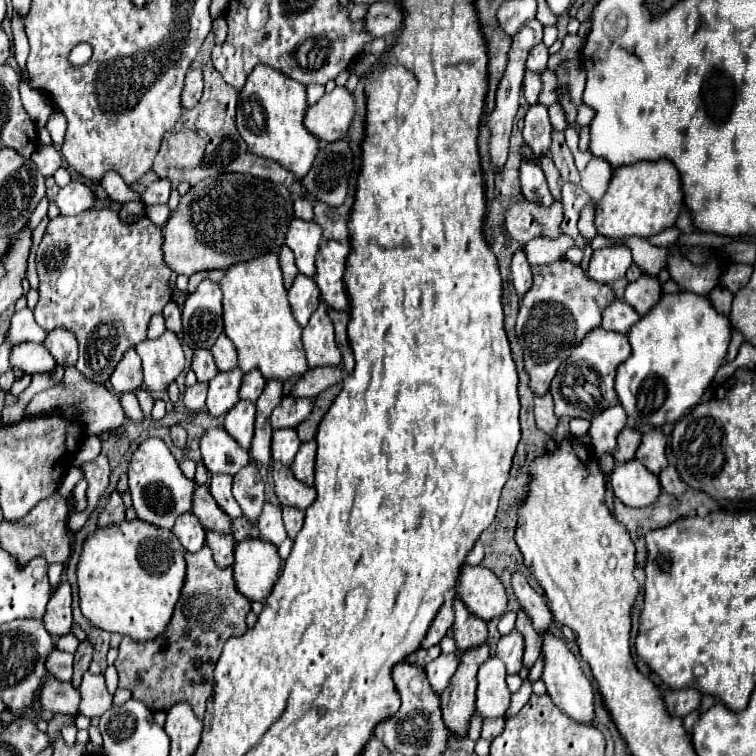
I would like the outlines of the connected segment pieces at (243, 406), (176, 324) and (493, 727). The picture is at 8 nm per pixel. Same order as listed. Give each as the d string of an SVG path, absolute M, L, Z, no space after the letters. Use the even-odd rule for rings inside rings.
M239 400L235 408L231 408L225 416L225 430L249 450L253 440L253 424L255 424L255 404L249 400Z
M169 302L169 304L163 308L163 316L165 316L167 330L179 334L179 332L181 332L181 308L179 308L175 302Z
M485 720L483 722L483 730L481 730L481 738L485 740L493 740L495 736L499 736L505 728L503 720Z

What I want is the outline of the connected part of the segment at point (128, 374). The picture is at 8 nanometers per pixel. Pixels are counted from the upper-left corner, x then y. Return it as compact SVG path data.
M131 348L129 352L125 352L125 356L121 358L121 362L113 370L109 382L111 382L113 392L117 392L117 394L133 392L133 390L141 388L141 384L143 384L141 360L139 360L135 348Z

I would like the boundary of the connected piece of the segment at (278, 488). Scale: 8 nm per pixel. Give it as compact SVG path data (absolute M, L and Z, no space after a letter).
M273 462L273 480L275 480L275 494L283 506L307 510L315 502L315 488L301 484L293 476L289 466Z

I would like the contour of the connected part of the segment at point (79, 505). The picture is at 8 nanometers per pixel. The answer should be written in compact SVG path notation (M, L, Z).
M81 478L77 482L77 486L73 488L71 496L73 496L73 510L75 512L83 512L87 508L87 480L85 478Z

